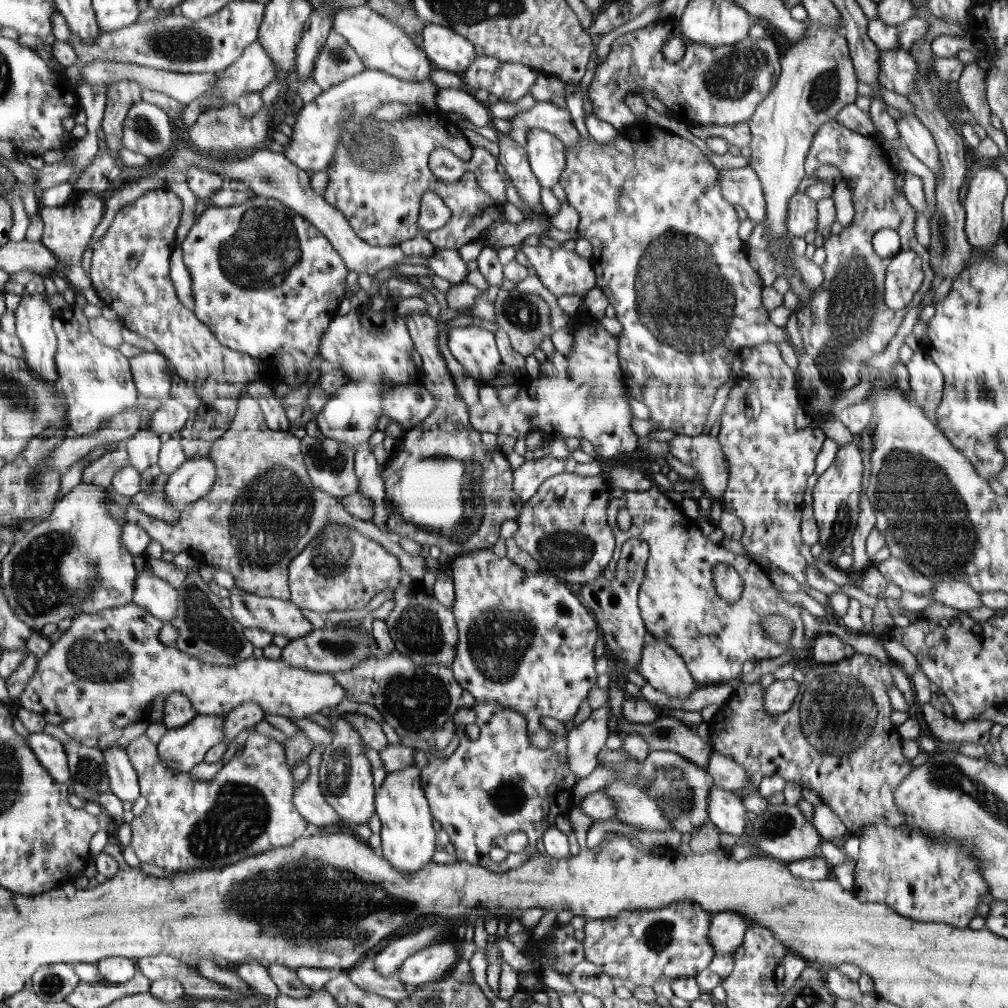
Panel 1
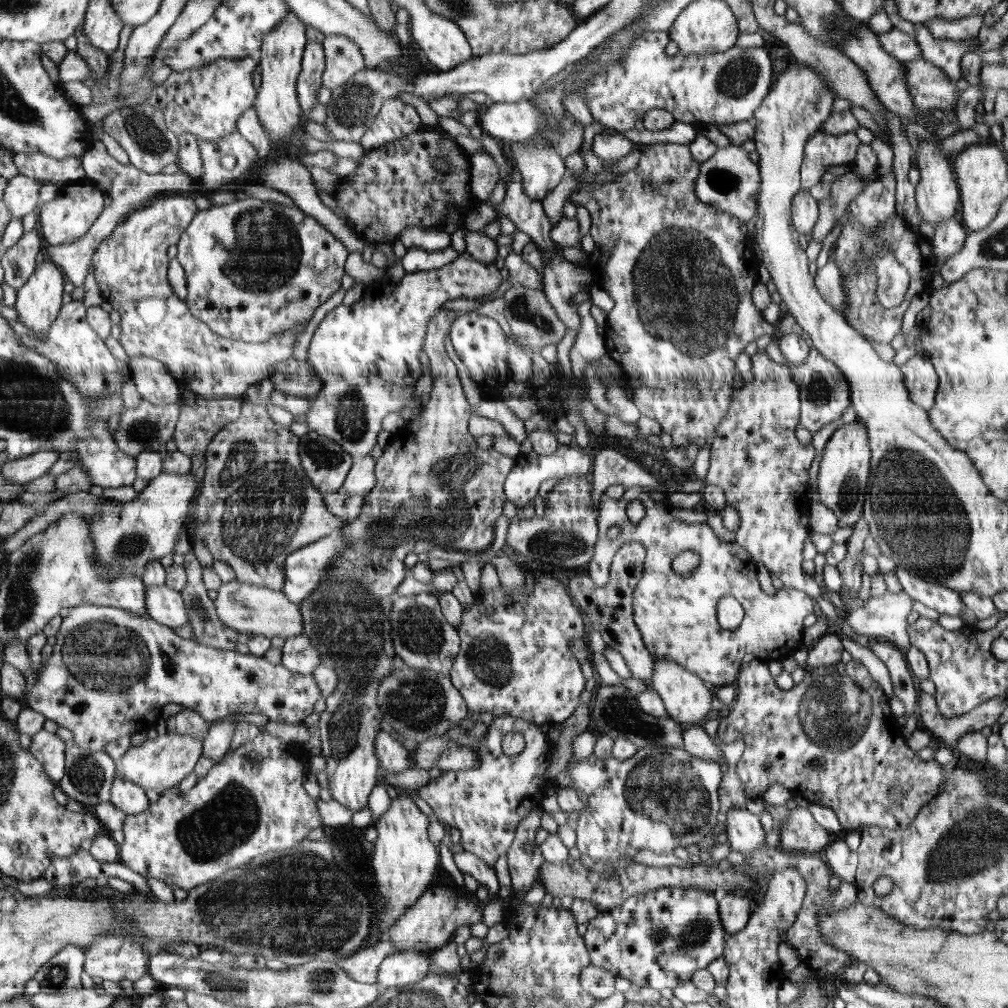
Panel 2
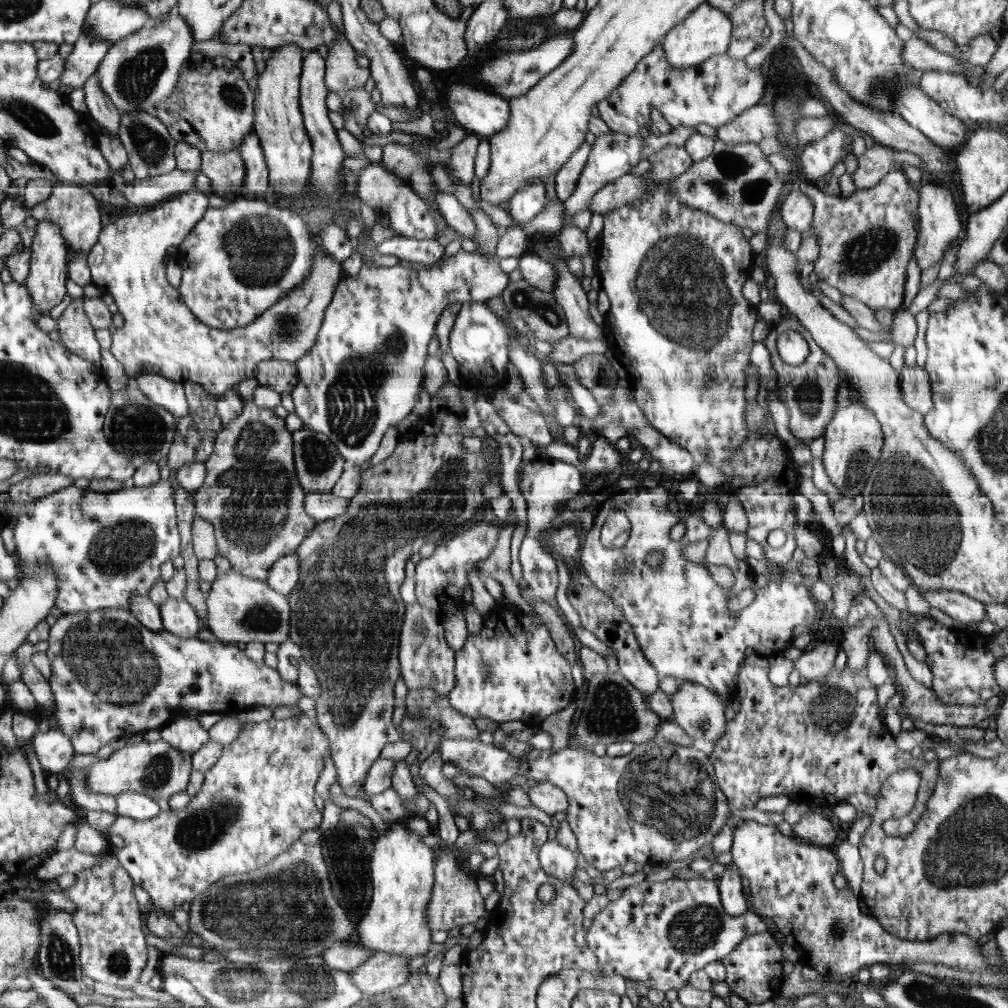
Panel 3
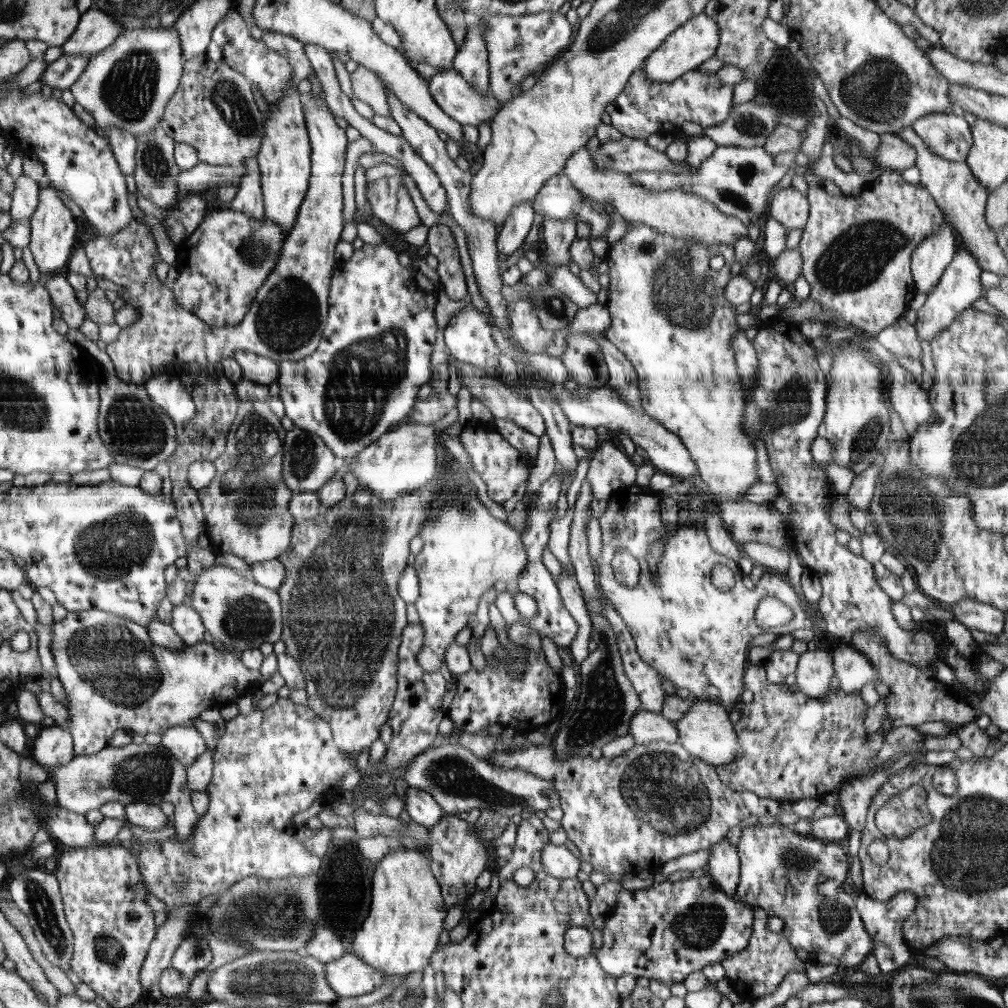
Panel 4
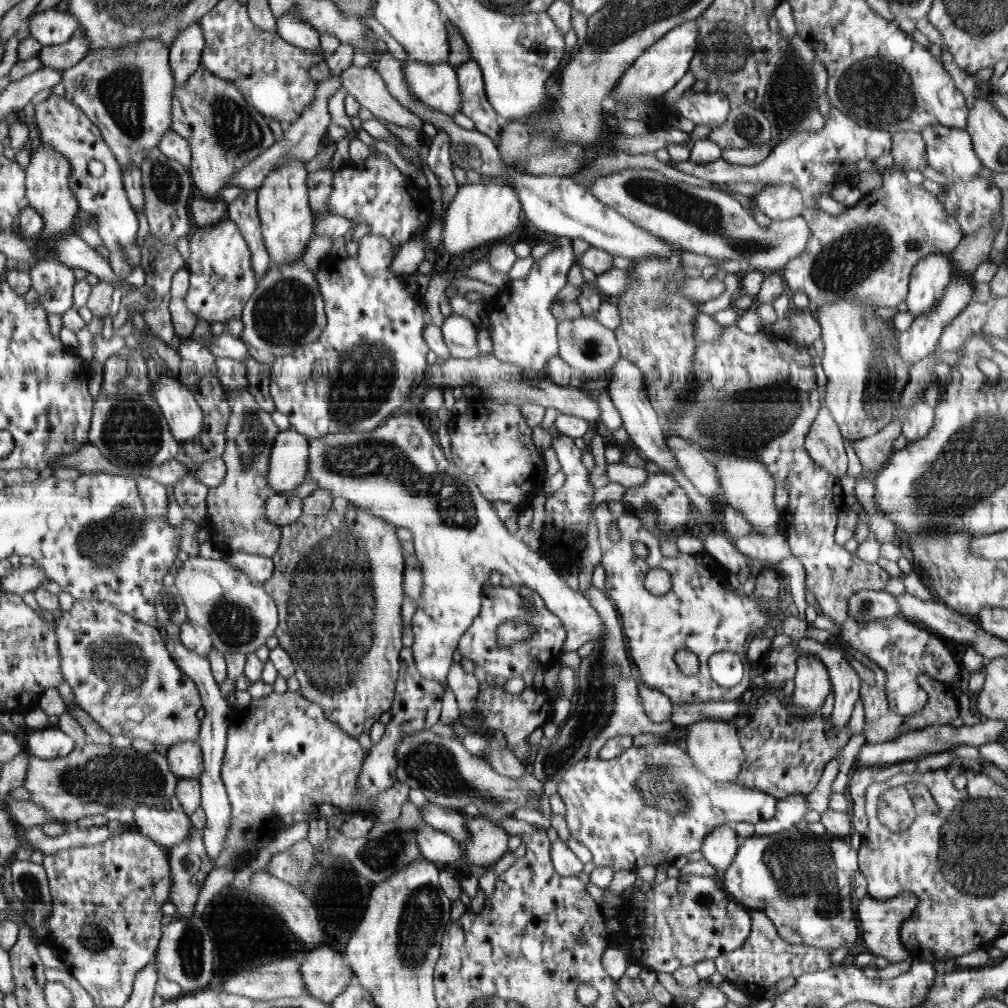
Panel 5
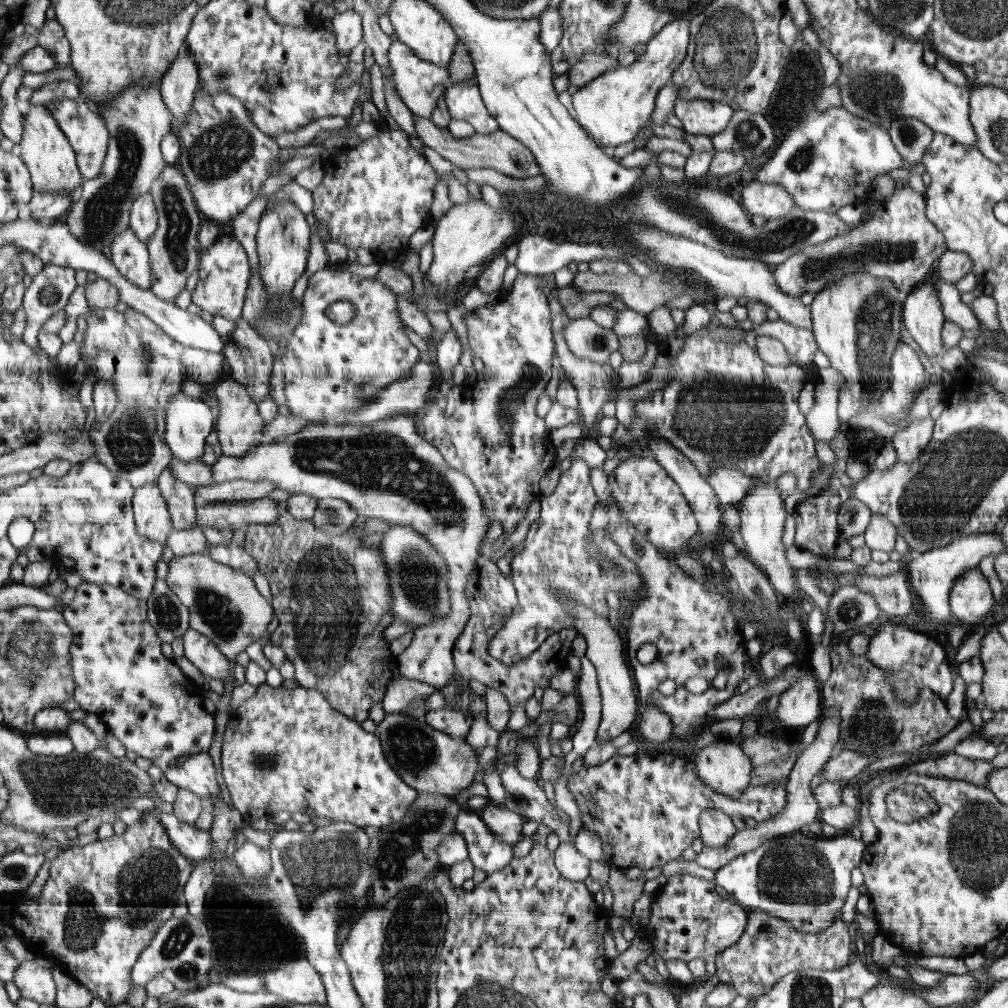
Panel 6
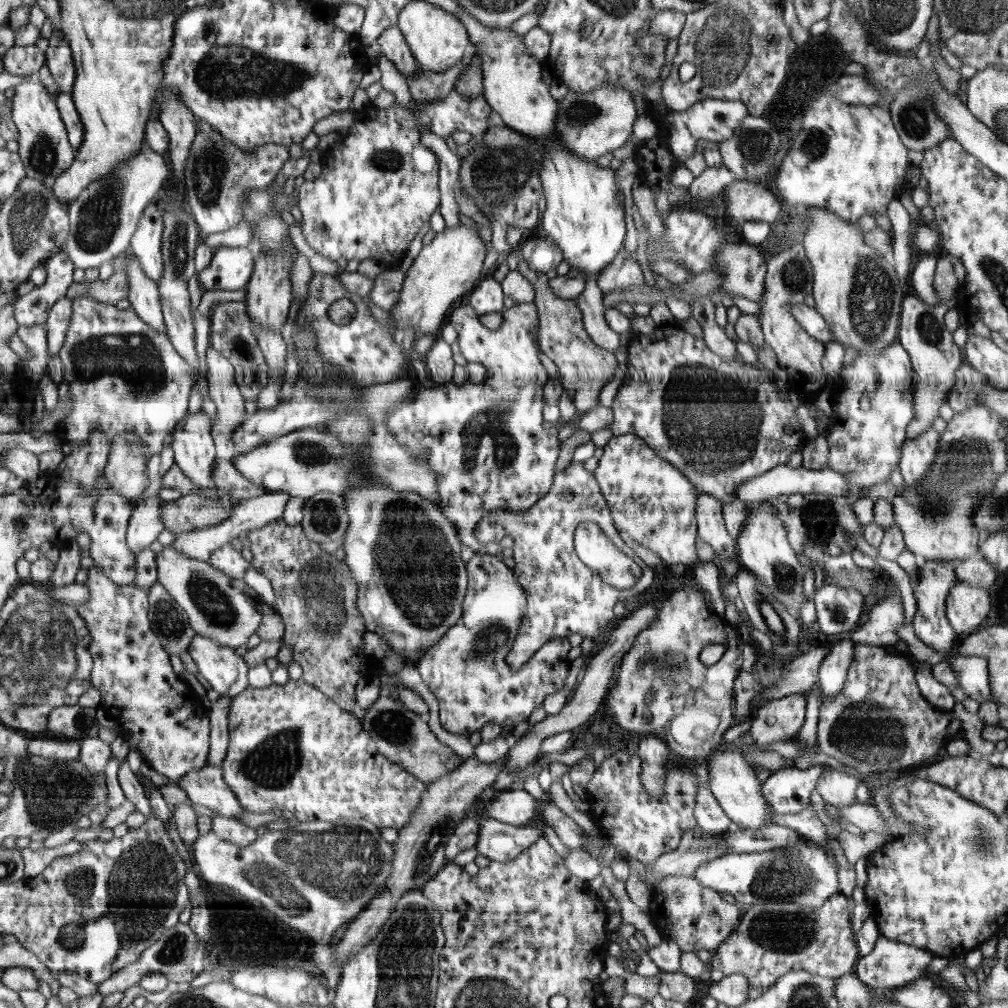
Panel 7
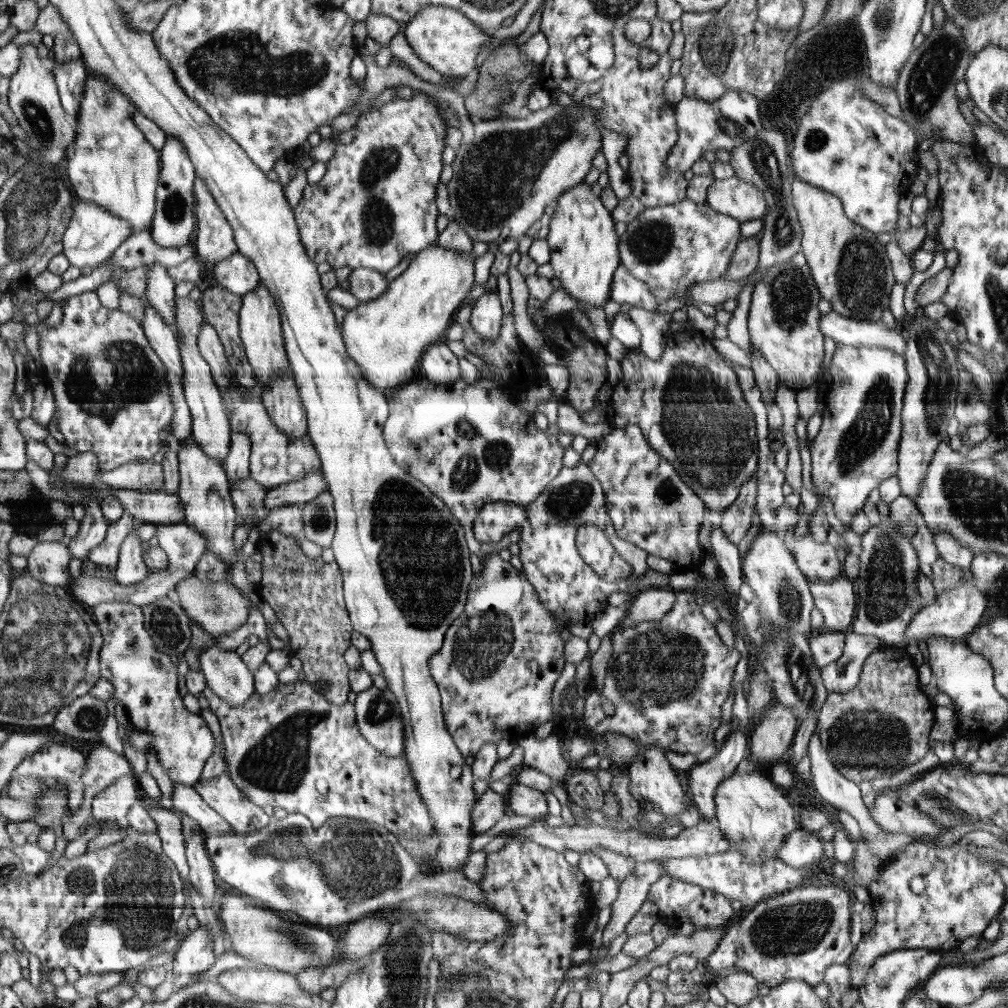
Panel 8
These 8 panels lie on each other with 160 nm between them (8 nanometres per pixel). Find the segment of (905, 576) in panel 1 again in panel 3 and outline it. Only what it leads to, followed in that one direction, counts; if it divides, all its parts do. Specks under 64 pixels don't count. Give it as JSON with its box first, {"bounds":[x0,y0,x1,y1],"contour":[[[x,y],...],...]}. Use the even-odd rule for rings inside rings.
{"bounds":[918,584,987,630],"contour":[[[922,584],[918,585],[918,589],[930,606],[942,610],[953,620],[960,622],[964,630],[966,627],[969,630],[969,627],[976,622],[982,622],[987,615],[985,604],[966,594],[945,589],[930,591],[922,588]]]}

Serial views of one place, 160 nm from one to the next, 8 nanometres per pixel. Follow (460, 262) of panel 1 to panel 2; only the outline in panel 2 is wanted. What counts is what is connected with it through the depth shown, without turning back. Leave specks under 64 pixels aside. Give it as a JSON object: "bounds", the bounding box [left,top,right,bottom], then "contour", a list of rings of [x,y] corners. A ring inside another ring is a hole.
{"bounds":[401,245,460,273],"contour":[[[413,245],[413,247],[406,249],[401,263],[406,273],[436,270],[443,266],[450,265],[459,254],[460,252],[452,249],[451,245],[448,245],[446,249],[433,251],[427,251],[422,247]]]}

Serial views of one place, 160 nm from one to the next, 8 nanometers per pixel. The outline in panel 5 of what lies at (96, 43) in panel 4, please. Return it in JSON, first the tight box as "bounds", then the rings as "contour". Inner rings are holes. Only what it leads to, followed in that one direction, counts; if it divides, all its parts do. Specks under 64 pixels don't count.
{"bounds":[37,31,90,71],"contour":[[[77,31],[71,41],[60,45],[43,46],[37,58],[43,68],[64,71],[79,65],[83,58],[90,53],[90,45],[84,39],[84,33]]]}

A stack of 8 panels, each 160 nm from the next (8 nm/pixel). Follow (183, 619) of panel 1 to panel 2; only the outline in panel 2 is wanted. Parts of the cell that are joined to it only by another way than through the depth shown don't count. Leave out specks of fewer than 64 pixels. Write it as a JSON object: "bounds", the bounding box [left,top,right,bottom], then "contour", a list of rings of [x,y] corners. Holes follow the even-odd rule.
{"bounds":[180,550,239,651],"contour":[[[191,550],[184,555],[183,568],[186,572],[187,582],[184,589],[180,591],[183,601],[187,603],[187,610],[189,617],[189,626],[192,628],[195,636],[194,642],[196,644],[204,644],[210,648],[218,648],[218,650],[232,650],[236,651],[236,643],[239,640],[239,632],[224,624],[216,612],[214,601],[208,597],[207,589],[203,582],[203,567],[197,560],[195,553]]]}

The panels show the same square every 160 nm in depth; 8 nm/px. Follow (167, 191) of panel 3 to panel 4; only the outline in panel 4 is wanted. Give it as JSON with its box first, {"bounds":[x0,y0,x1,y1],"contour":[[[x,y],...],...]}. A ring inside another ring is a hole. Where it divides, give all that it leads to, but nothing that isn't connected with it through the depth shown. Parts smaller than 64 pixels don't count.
{"bounds":[178,161,246,195],"contour":[[[200,161],[193,168],[180,170],[178,186],[183,195],[188,192],[198,193],[209,188],[216,188],[222,183],[232,183],[236,179],[241,180],[244,175],[246,175],[246,166],[243,164],[221,166]]]}

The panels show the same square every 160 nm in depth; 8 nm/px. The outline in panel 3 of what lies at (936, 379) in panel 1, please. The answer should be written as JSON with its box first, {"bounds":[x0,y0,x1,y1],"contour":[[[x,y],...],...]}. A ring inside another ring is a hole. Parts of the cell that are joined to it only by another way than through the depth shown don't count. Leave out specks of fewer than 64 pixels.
{"bounds":[899,366,933,415],"contour":[[[904,366],[899,373],[902,400],[916,412],[927,415],[933,409],[929,372],[918,366]]]}

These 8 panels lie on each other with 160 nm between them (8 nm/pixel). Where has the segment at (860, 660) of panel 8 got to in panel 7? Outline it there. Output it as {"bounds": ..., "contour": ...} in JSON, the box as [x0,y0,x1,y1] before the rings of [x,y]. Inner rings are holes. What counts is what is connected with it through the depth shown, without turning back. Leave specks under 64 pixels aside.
{"bounds":[818,640,855,700],"contour":[[[843,640],[830,646],[830,653],[820,663],[818,681],[821,686],[821,700],[838,694],[843,689],[849,668],[854,659],[855,643]]]}

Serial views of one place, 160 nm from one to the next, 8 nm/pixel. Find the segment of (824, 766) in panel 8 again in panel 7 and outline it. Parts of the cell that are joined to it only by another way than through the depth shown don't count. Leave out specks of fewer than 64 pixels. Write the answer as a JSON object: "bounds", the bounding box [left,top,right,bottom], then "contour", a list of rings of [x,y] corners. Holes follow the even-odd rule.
{"bounds":[815,765,862,807],"contour":[[[824,765],[822,767],[823,771],[815,788],[822,799],[835,807],[852,806],[856,803],[856,788],[862,779],[835,770],[830,765],[826,765],[825,769]]]}

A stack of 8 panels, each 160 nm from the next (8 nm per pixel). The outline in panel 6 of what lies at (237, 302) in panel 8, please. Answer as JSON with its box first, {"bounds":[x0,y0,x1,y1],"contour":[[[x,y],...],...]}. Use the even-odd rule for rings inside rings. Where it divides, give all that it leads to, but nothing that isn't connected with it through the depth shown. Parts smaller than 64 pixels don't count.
{"bounds":[222,317,274,402],"contour":[[[240,317],[236,320],[236,324],[236,329],[231,335],[222,336],[226,342],[223,355],[226,358],[228,368],[230,368],[231,377],[244,385],[254,402],[262,402],[270,394],[274,348],[262,335],[259,335],[258,331],[255,331],[251,322]]]}

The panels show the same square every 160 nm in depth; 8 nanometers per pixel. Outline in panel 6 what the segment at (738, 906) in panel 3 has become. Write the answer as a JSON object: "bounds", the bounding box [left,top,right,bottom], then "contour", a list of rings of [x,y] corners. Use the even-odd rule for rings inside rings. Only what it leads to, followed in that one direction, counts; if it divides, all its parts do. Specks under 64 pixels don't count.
{"bounds":[699,810,736,847],"contour":[[[703,810],[699,818],[700,838],[704,845],[711,847],[724,846],[736,834],[732,819],[721,810]]]}

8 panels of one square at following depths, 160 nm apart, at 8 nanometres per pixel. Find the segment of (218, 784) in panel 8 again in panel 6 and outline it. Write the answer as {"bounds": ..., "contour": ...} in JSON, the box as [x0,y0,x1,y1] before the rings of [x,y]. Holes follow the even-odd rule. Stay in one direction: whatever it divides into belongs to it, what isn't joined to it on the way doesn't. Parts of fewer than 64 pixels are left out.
{"bounds":[165,753,221,800],"contour":[[[208,753],[177,758],[176,764],[167,770],[165,776],[175,786],[196,794],[202,800],[218,797],[221,792],[216,781],[216,768]]]}

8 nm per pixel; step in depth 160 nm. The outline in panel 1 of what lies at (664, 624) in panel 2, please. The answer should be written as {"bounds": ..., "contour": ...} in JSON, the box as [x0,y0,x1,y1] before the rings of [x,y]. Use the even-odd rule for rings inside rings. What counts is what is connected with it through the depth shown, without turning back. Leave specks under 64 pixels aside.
{"bounds":[602,484,810,686],"contour":[[[653,484],[648,490],[640,492],[628,492],[621,498],[612,497],[610,506],[608,506],[608,523],[614,529],[615,540],[618,547],[615,550],[615,556],[611,563],[604,570],[602,577],[608,582],[614,579],[617,561],[620,558],[621,548],[626,540],[636,538],[646,542],[649,545],[649,558],[647,567],[645,568],[645,578],[641,582],[638,592],[638,606],[643,618],[648,635],[665,641],[672,649],[682,656],[687,669],[692,674],[698,686],[710,686],[712,684],[724,684],[724,680],[738,680],[738,674],[742,672],[744,662],[752,661],[760,663],[761,660],[770,660],[785,655],[788,650],[796,651],[795,662],[802,662],[808,655],[810,642],[805,640],[804,625],[802,619],[799,618],[798,605],[792,605],[784,599],[780,598],[780,592],[774,588],[770,582],[768,574],[758,566],[758,562],[754,562],[750,555],[734,554],[726,548],[710,542],[707,536],[703,534],[696,520],[684,516],[682,508],[678,508],[680,503],[670,500],[664,496],[664,492],[656,484]],[[626,509],[632,516],[632,526],[629,530],[621,530],[617,523],[617,515],[619,510]],[[716,564],[730,564],[744,581],[744,590],[740,594],[740,598],[735,603],[729,603],[725,598],[716,594],[712,584],[712,569]],[[773,614],[782,614],[789,617],[793,622],[792,642],[790,646],[778,646],[774,644],[761,620],[765,616],[773,616]]]}

